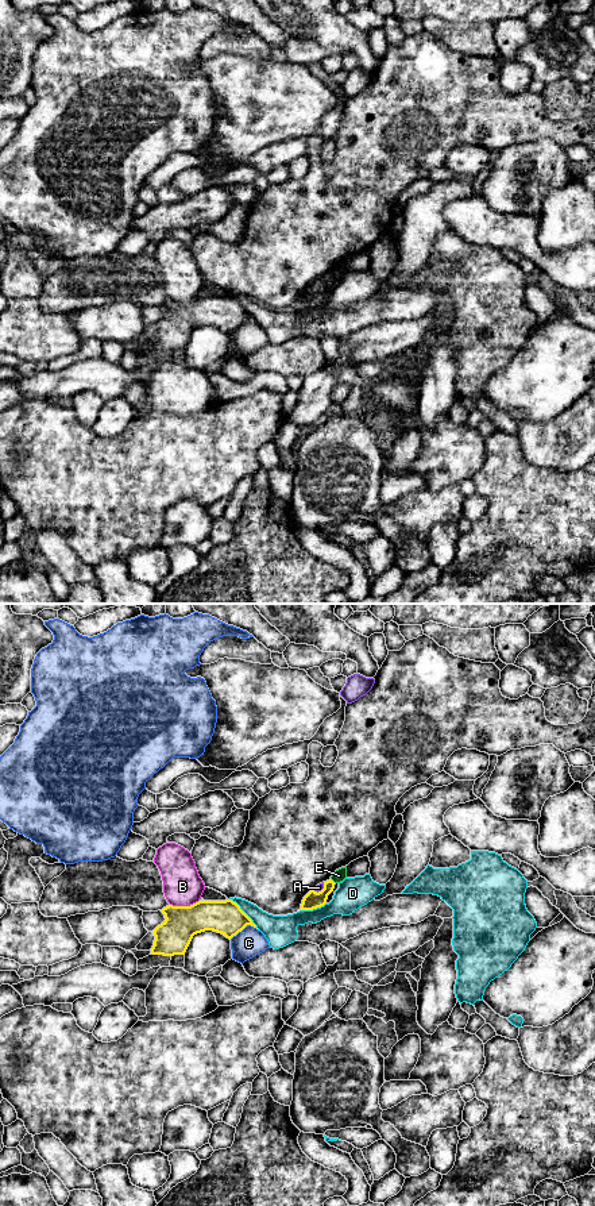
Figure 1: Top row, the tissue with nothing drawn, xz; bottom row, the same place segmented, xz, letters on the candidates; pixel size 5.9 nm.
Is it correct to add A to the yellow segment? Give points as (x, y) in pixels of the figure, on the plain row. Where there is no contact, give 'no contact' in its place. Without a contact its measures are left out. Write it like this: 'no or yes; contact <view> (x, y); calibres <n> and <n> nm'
no; contact xz (321, 285); calibres 110 and 50 nm

